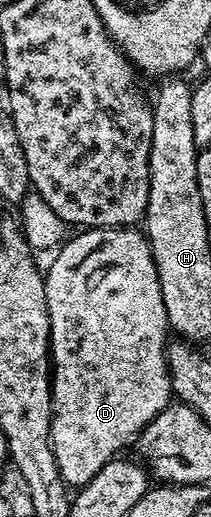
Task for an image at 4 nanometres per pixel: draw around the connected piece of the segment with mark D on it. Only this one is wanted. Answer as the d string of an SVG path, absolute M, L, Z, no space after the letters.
M94 227L81 230L71 239L72 236L51 256L44 288L52 334L52 452L65 484L79 489L96 476L98 469L117 458L128 442L129 446L158 413L170 406L174 396L168 372L168 314L145 232L126 227Z

